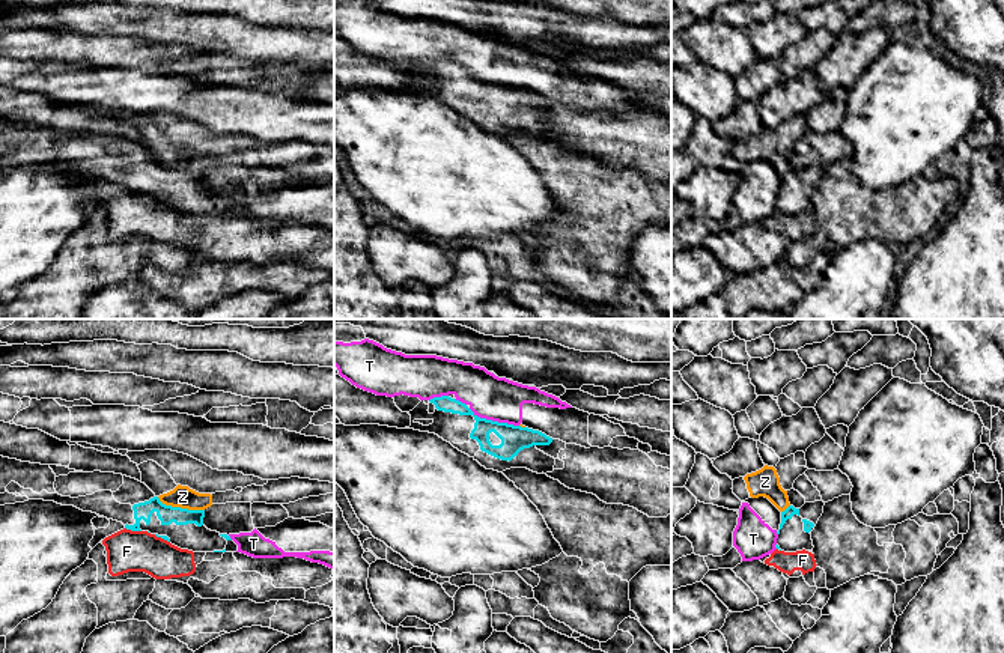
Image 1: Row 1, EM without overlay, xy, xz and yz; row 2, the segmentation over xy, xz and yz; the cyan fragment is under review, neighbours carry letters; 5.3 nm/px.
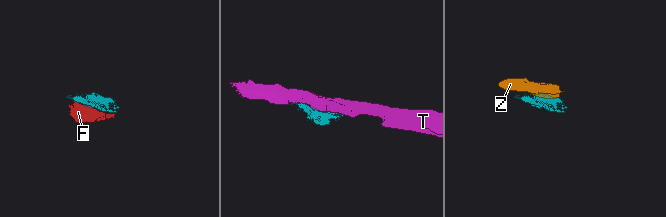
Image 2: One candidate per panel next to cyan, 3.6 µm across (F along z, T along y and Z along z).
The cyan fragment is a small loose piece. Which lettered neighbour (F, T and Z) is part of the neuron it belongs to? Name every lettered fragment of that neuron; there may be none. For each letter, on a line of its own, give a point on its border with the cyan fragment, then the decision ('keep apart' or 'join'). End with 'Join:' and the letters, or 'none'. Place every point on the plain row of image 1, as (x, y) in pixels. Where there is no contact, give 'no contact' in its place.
F: xy (133, 193) | keep apart
T: xz (494, 85) | keep apart
Z: xy (179, 170) | keep apart
Join: none

